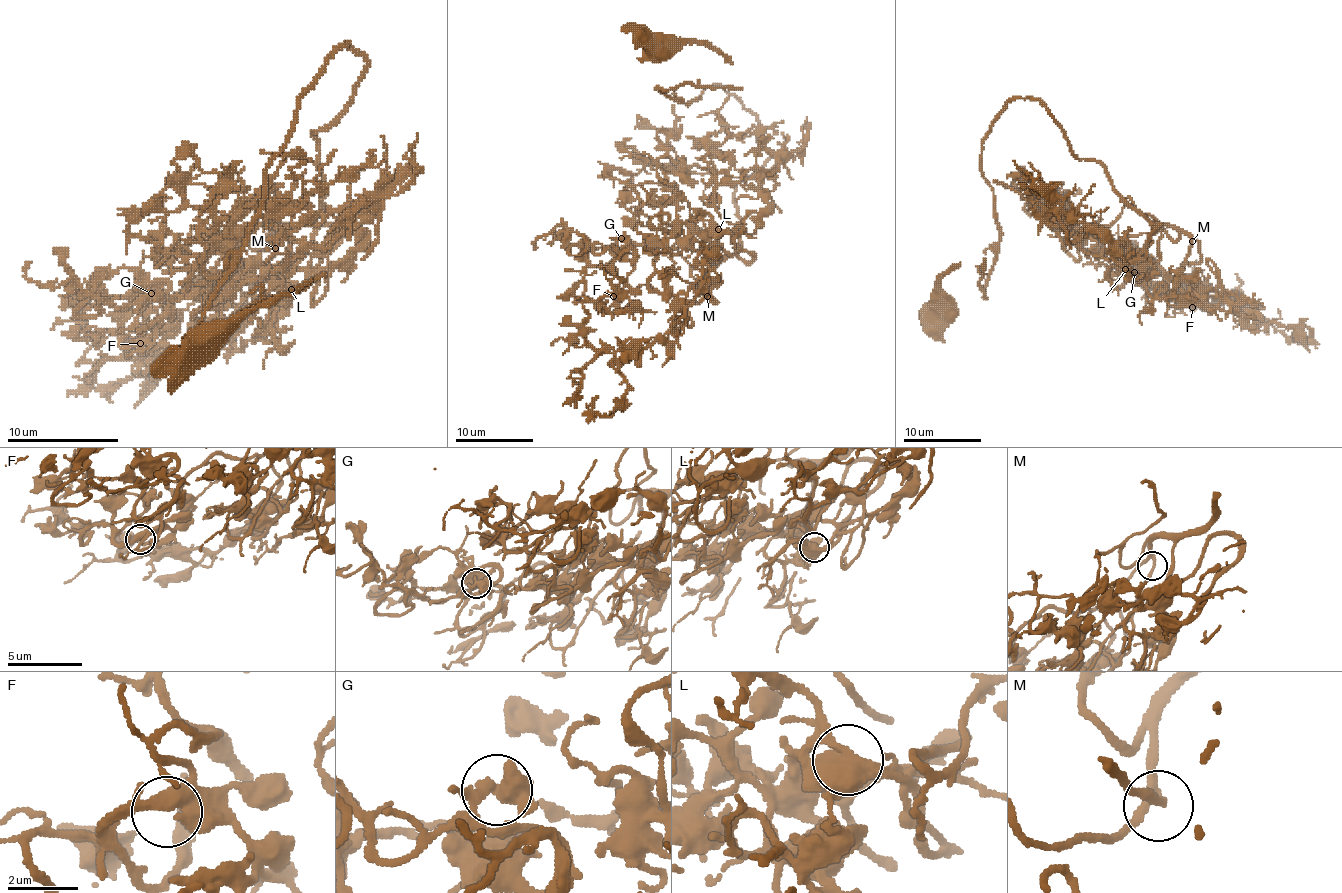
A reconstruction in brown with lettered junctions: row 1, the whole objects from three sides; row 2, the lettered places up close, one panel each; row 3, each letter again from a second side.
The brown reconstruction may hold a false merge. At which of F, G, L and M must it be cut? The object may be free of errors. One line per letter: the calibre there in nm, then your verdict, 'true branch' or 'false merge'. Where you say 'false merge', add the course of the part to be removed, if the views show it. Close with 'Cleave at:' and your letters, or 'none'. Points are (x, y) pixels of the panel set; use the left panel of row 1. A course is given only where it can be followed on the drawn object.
F: calibre 340 nm; true branch
G: calibre 400 nm; true branch
L: calibre 480 nm; true branch
M: calibre 200 nm; true branch
Cleave at: none

